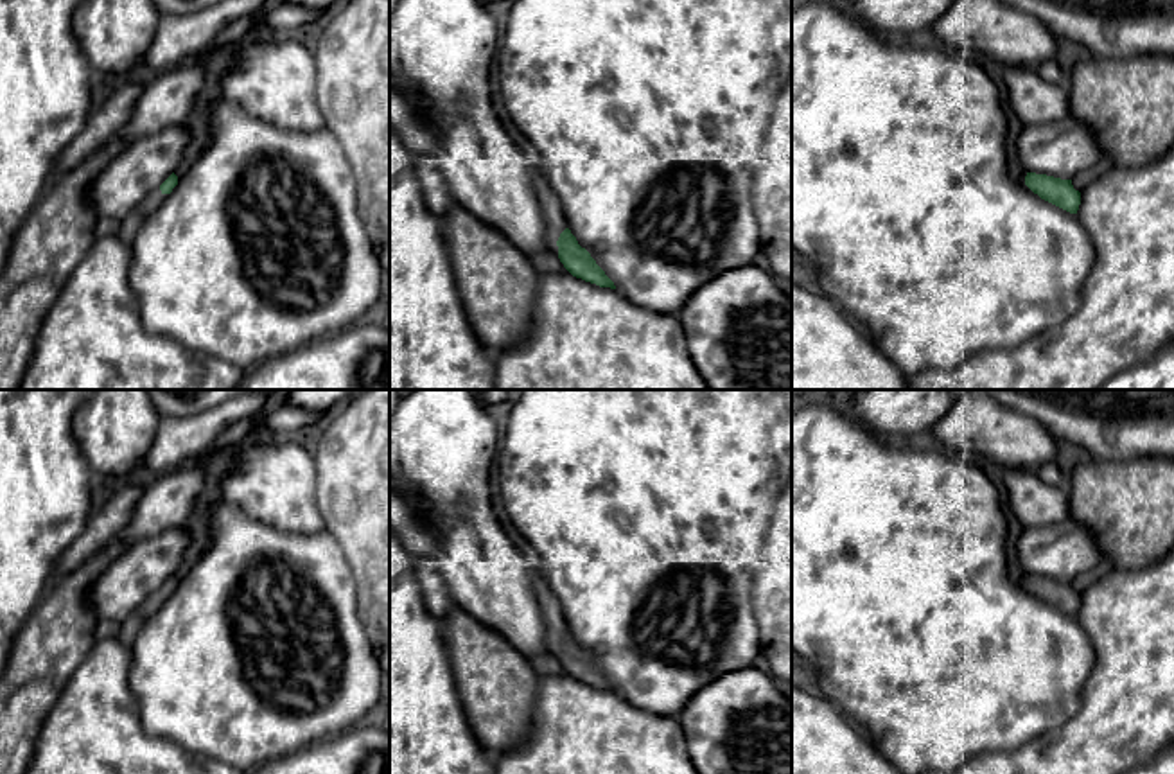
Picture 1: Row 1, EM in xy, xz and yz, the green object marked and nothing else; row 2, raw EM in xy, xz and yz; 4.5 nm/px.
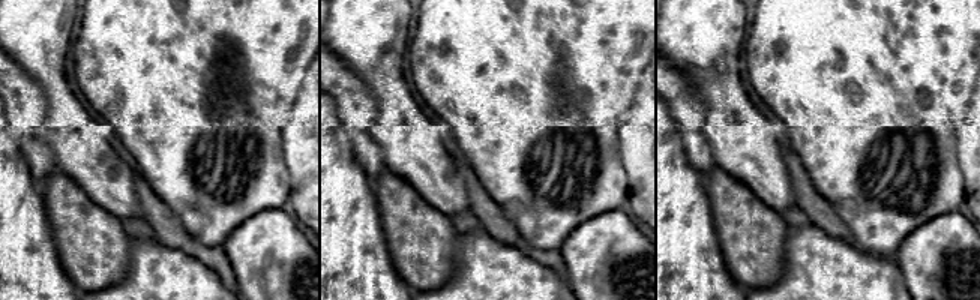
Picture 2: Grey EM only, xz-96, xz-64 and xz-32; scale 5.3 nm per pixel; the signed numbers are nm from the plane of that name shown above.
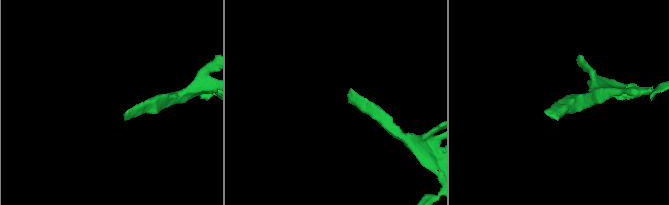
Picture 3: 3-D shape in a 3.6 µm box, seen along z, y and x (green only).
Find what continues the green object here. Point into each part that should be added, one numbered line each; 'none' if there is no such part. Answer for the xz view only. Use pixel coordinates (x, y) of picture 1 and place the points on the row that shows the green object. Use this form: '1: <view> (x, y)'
1: xz (555, 221)

